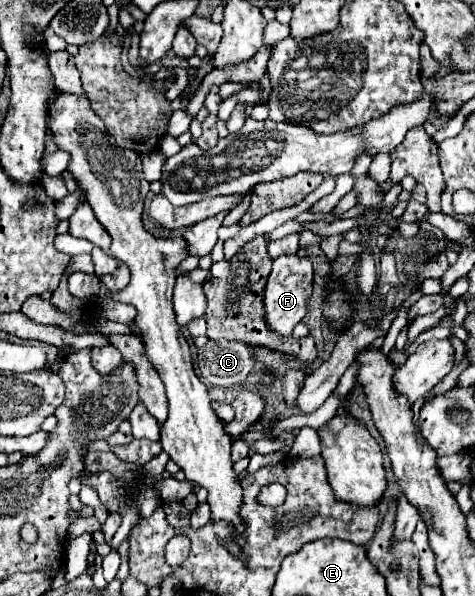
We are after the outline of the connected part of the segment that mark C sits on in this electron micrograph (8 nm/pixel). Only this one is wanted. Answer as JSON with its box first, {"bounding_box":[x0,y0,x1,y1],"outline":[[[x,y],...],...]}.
{"bounding_box":[196,340,256,388],"outline":[[[208,340],[196,356],[198,374],[210,386],[222,388],[240,384],[256,362],[252,346],[236,340]]]}

